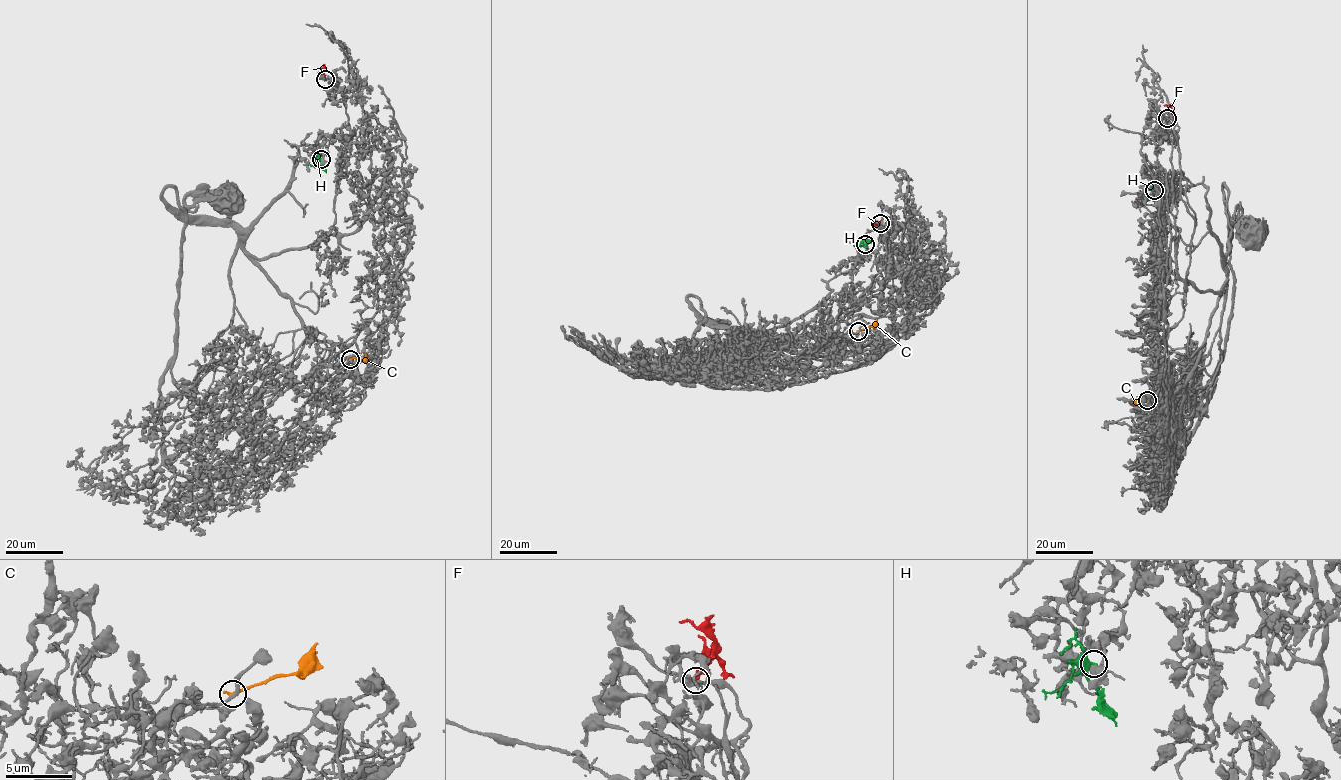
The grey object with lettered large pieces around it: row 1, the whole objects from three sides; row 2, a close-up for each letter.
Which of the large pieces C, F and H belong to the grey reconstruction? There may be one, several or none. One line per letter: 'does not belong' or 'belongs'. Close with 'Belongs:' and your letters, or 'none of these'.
C: does not belong
F: belongs
H: does not belong
Belongs: F

